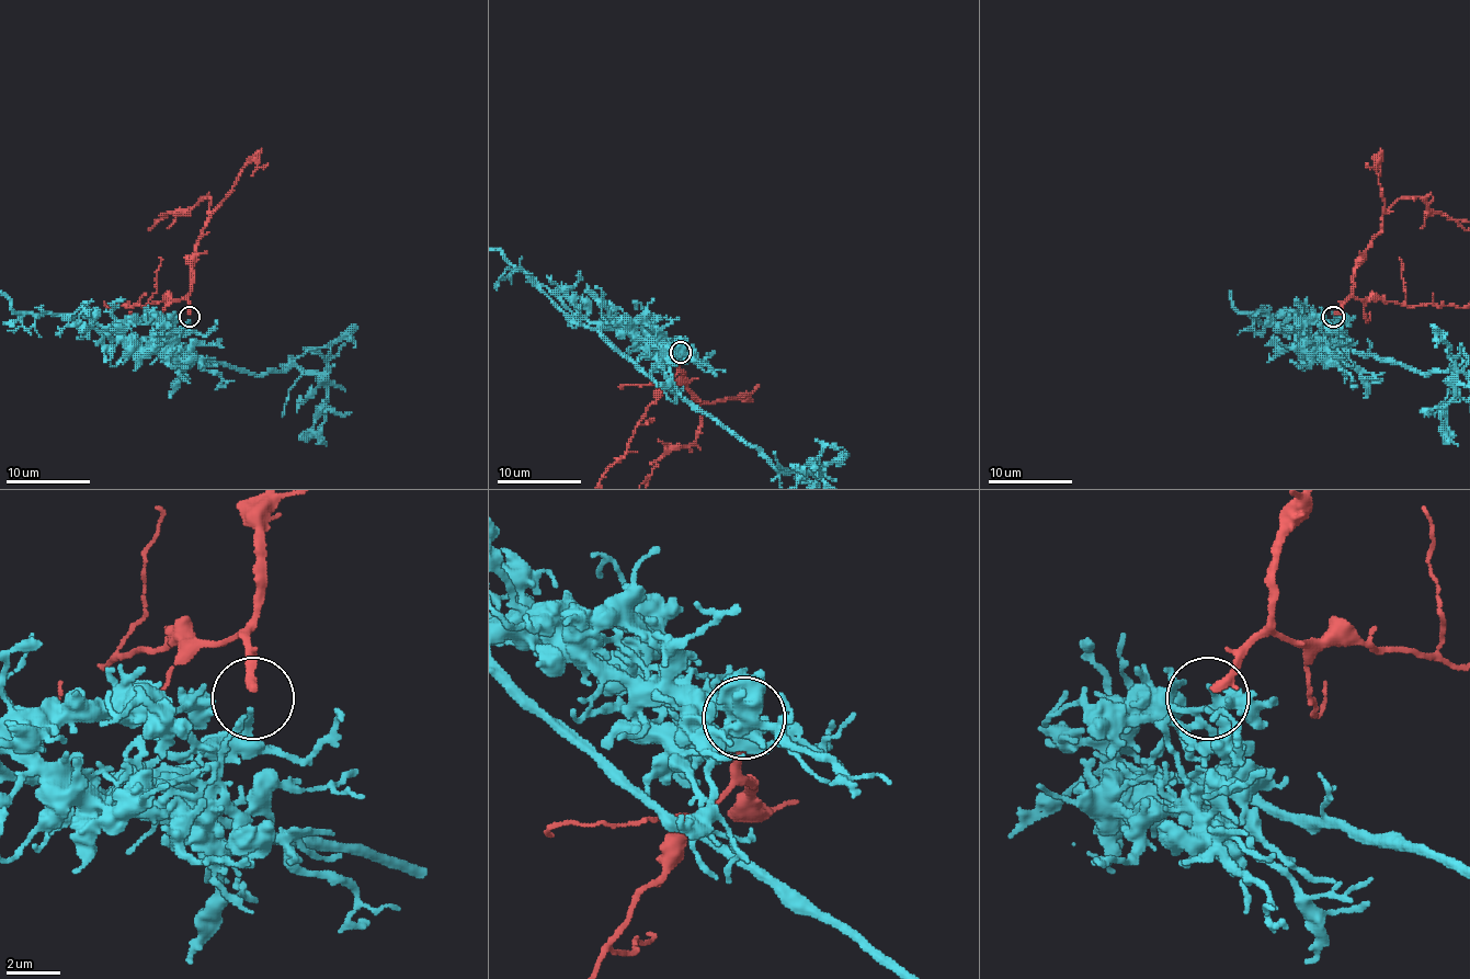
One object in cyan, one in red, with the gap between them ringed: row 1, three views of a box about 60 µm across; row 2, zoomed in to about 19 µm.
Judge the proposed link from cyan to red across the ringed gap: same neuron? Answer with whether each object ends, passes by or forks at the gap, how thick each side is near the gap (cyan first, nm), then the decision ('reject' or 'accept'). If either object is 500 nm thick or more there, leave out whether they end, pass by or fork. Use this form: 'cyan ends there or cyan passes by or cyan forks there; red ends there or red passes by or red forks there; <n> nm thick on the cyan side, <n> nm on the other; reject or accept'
cyan ends there; red ends there; 280 nm thick on the cyan side, 320 nm on the other; reject

